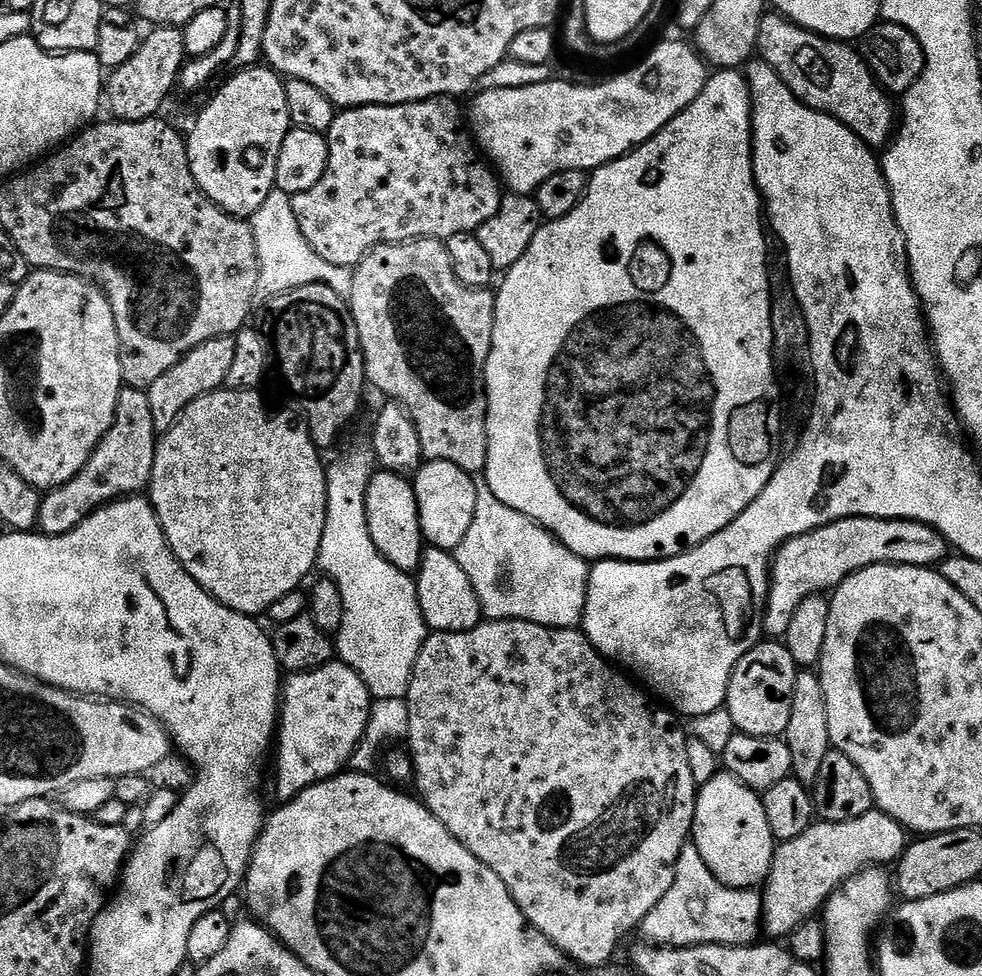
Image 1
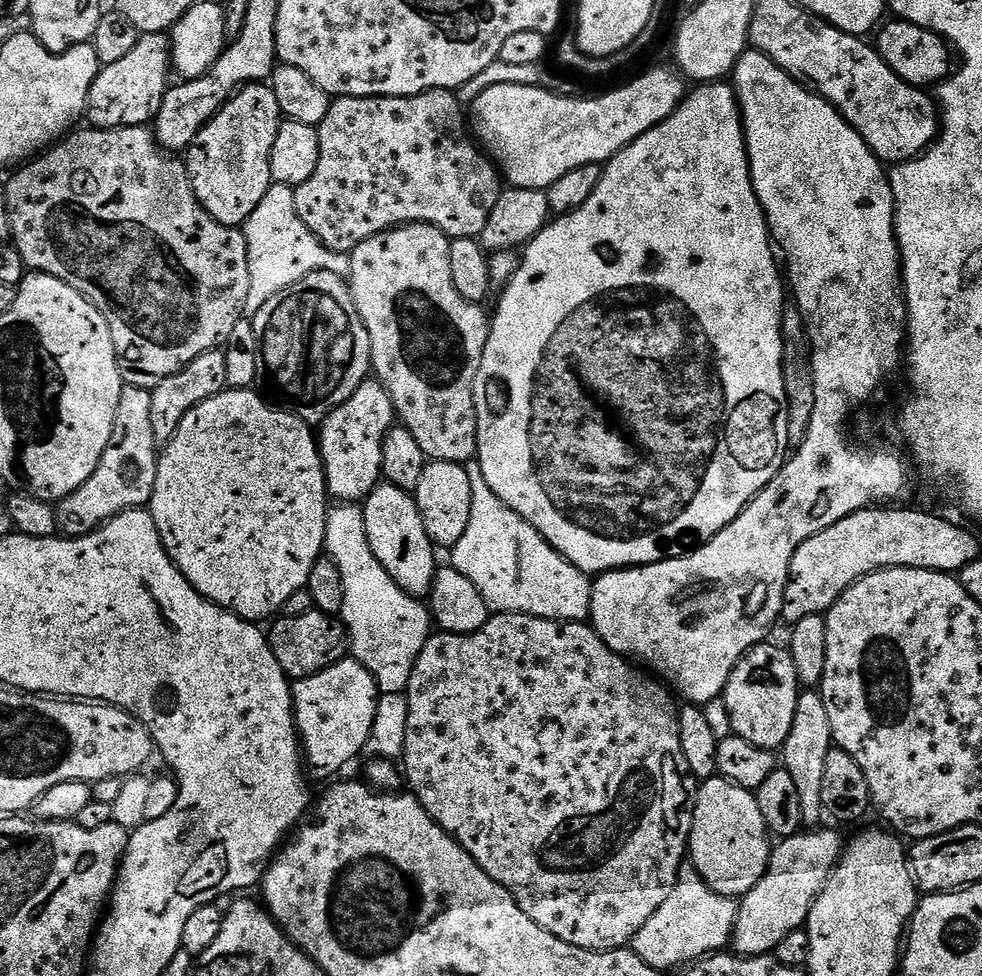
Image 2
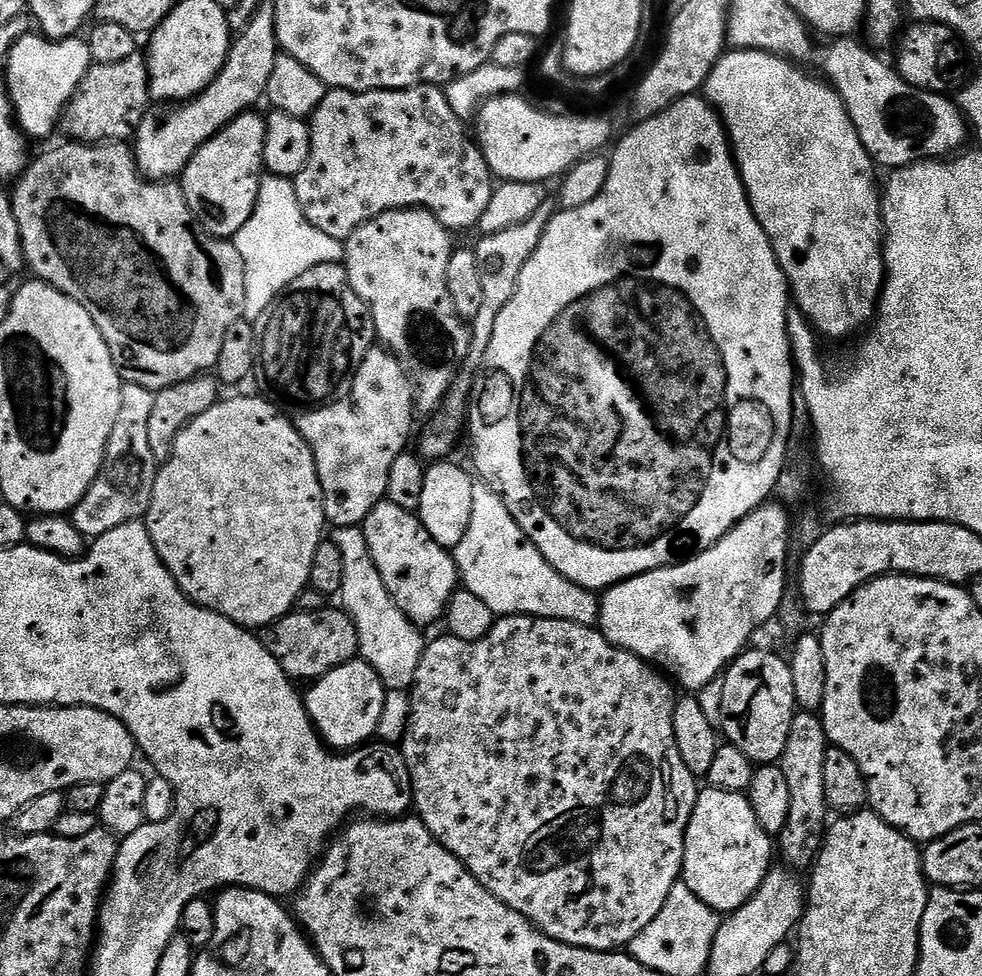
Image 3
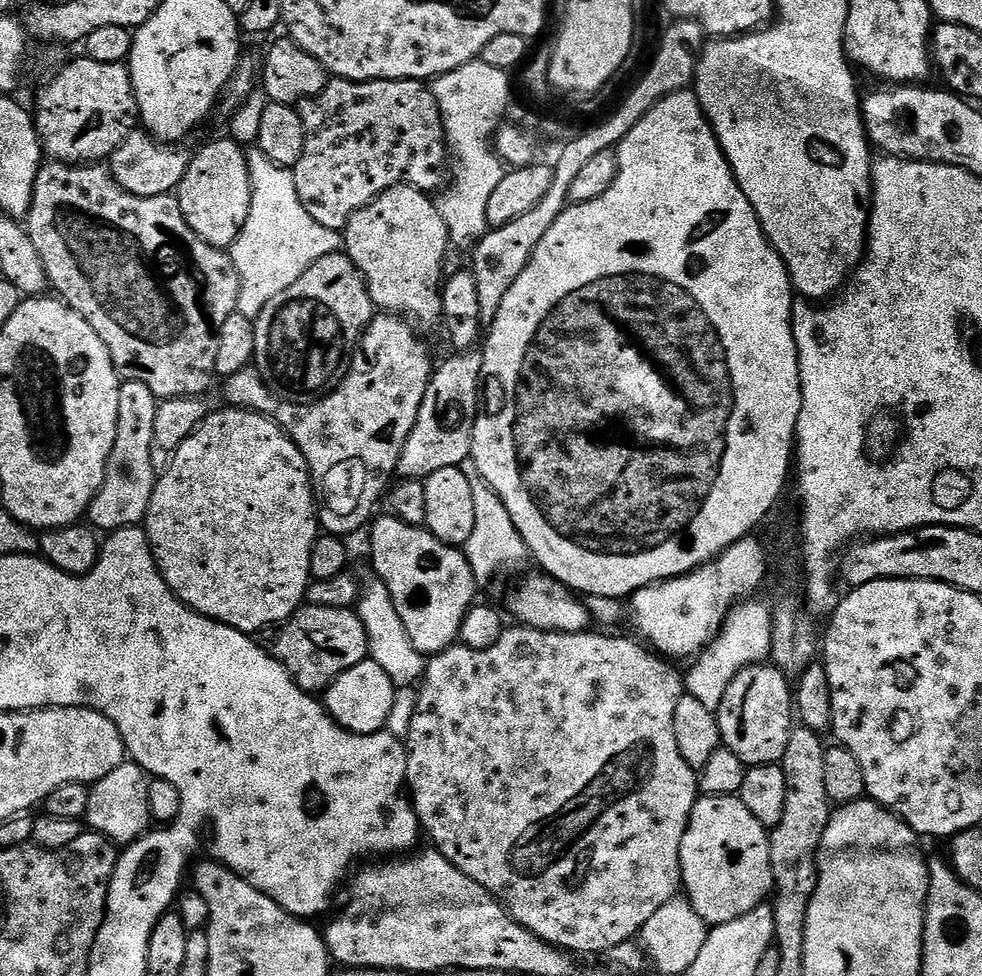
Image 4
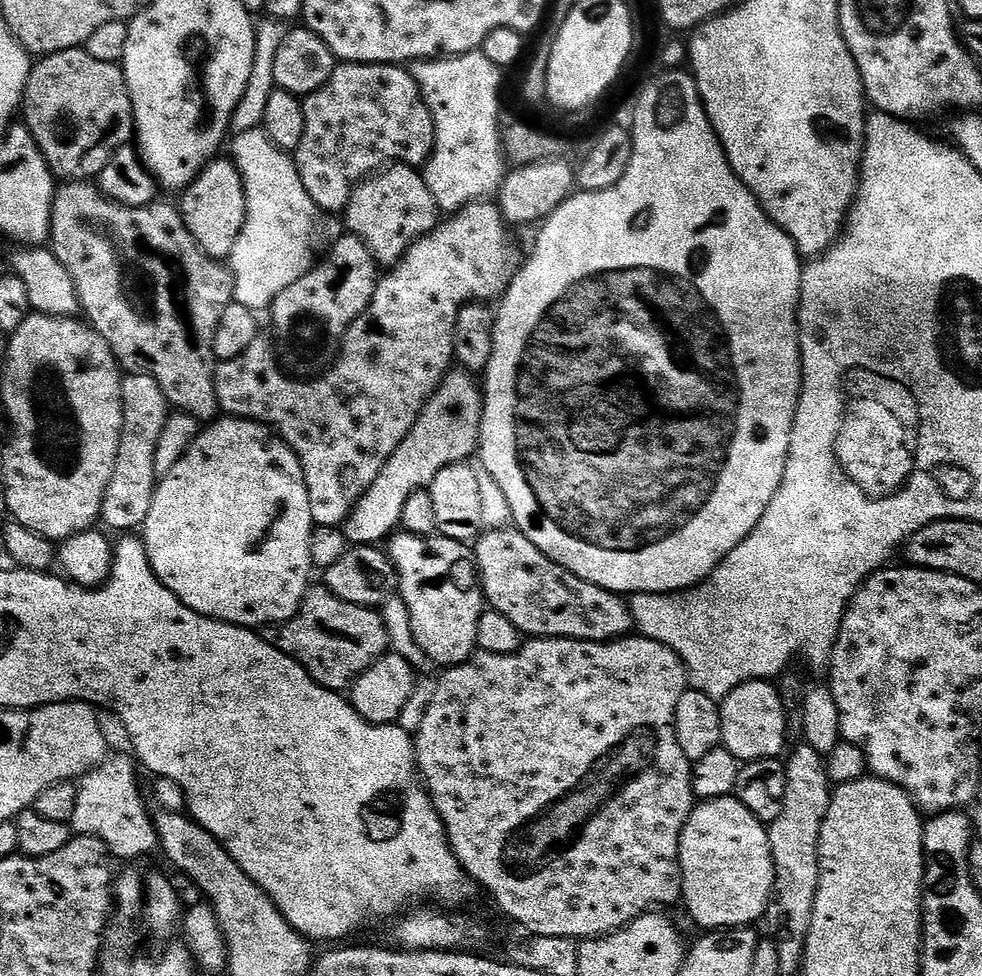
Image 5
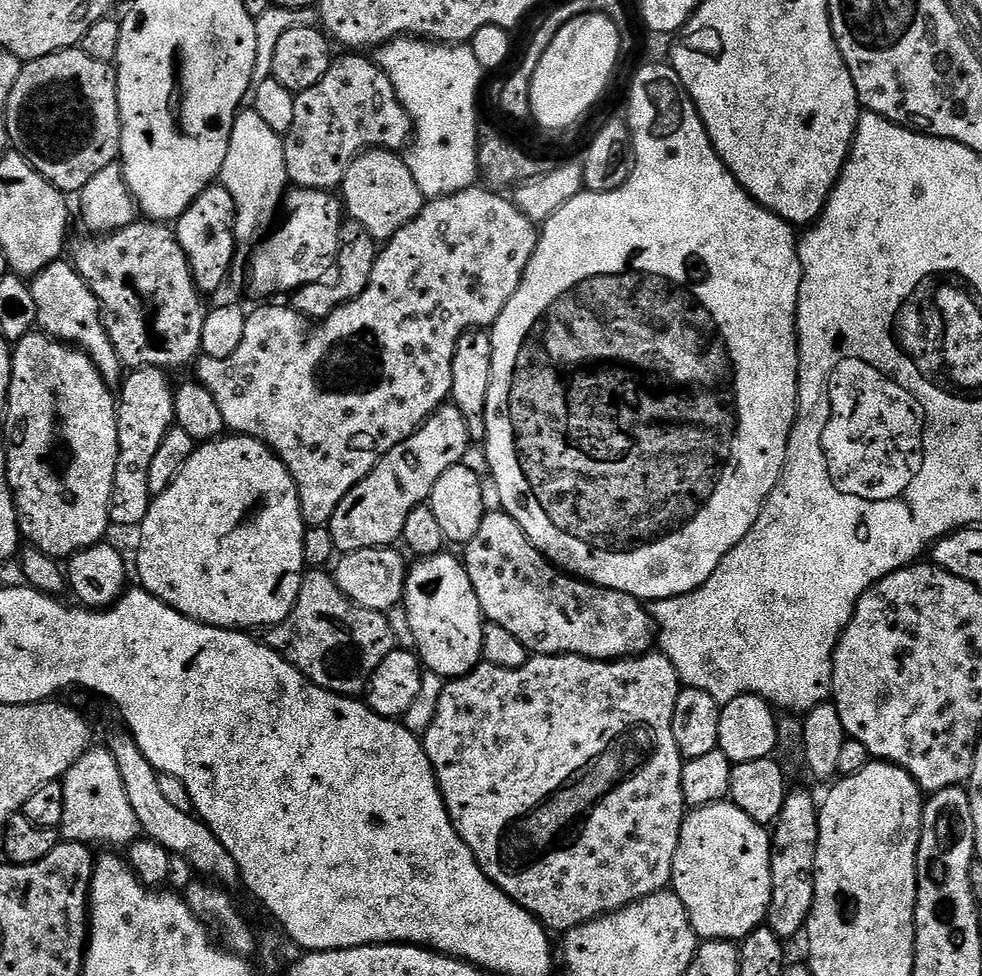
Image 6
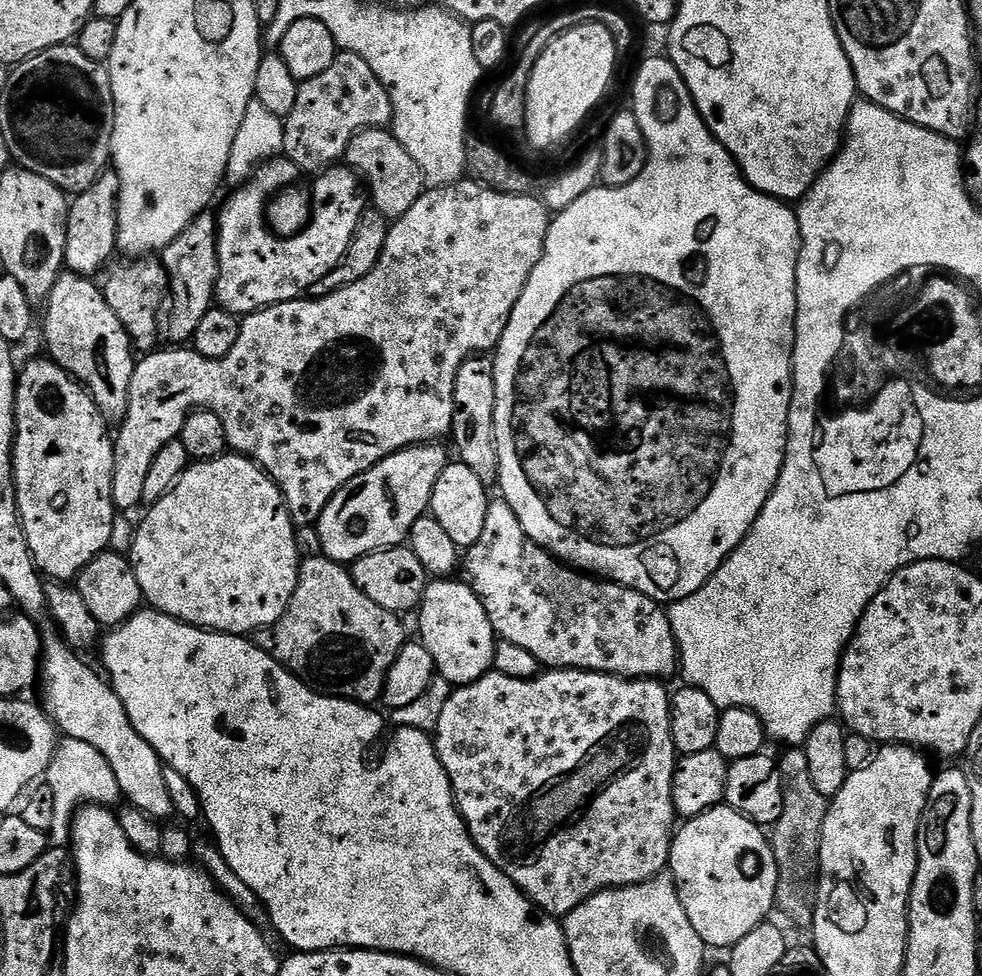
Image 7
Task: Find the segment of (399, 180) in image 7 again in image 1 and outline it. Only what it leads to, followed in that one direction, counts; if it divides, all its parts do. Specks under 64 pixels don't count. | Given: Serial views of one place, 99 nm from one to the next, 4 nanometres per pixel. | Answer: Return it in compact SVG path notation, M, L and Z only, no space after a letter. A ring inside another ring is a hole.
M408 240L405 244L383 244L370 250L360 259L359 264L351 269L352 294L350 311L352 321L356 324L360 348L364 352L364 374L369 385L372 384L388 396L389 401L395 402L408 412L418 430L418 438L422 438L422 454L425 460L445 460L454 462L462 470L473 474L483 473L488 465L488 402L484 394L484 367L492 349L492 331L494 330L494 314L496 313L496 297L491 291L477 290L462 286L452 269L450 254L447 247L439 240Z

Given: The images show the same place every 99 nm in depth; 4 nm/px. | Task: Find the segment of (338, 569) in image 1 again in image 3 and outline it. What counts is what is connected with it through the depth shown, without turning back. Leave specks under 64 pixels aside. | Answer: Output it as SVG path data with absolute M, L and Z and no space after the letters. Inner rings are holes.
M363 527L335 529L334 539L338 550L342 550L342 590L338 596L339 599L344 599L343 611L348 613L348 617L352 619L358 630L359 655L367 664L372 665L378 678L382 678L385 689L411 689L418 670L418 662L426 647L426 640L420 637L421 629L408 620L406 614L402 614L402 610L394 602L394 598L390 598L386 590L386 582L382 582L382 574L378 574L378 566L374 566L370 546L366 546Z

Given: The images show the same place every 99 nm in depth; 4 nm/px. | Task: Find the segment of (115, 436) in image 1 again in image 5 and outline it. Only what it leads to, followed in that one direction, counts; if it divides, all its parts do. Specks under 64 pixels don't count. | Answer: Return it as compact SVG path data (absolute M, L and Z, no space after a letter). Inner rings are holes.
M147 374L125 375L120 381L120 397L124 415L122 438L118 442L118 458L110 474L110 486L106 486L106 494L102 498L100 520L105 524L105 529L113 528L120 532L116 534L132 534L143 529L146 514L150 514L150 502L158 483L154 450L158 446L158 437L162 435L162 426L170 414L170 405L158 382Z

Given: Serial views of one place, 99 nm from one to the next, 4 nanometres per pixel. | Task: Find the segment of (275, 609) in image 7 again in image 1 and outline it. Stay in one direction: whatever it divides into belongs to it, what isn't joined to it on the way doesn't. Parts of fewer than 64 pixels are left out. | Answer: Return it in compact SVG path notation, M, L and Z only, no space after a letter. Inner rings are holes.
M221 390L190 402L190 406L182 410L182 414L171 424L168 431L159 437L150 485L152 508L156 511L158 522L166 534L166 542L178 558L178 562L191 574L194 582L198 582L198 586L205 588L218 602L222 602L230 610L241 612L243 616L253 618L259 617L259 612L260 615L267 613L268 608L274 606L278 598L282 598L282 594L297 591L301 587L300 583L304 579L307 581L313 575L312 568L314 572L320 559L322 534L326 526L326 486L328 485L326 464L325 461L320 461L321 449L316 447L307 427L295 415L287 411L284 411L285 413L271 412L264 405L264 400L260 395L259 391Z

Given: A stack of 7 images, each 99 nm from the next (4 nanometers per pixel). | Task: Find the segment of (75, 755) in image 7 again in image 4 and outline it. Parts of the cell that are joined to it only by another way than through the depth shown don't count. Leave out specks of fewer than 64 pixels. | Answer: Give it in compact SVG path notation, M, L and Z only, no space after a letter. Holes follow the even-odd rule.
M125 760L104 778L95 782L89 789L90 806L86 817L86 824L93 832L99 832L101 836L120 846L134 843L145 832L149 831L153 823L150 814L150 798L148 788L148 776L144 769Z

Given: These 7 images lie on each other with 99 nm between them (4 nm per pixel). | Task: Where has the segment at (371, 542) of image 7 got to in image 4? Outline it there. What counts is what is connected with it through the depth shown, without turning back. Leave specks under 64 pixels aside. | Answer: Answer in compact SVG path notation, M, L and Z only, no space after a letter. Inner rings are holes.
M460 350L452 355L456 356L435 365L426 398L422 398L422 406L418 410L418 422L414 422L414 430L410 430L410 438L402 450L398 472L403 479L425 481L430 474L438 474L438 470L461 467L471 457L474 426L482 407L484 354L480 350Z

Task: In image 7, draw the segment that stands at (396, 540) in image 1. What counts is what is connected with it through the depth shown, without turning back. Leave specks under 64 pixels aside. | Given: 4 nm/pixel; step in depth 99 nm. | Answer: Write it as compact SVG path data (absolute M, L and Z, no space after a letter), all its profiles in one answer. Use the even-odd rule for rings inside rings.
M456 578L433 579L424 591L418 609L419 643L430 650L430 658L434 658L439 679L448 680L454 686L472 684L493 671L492 663L498 643L496 631L492 629L490 618L476 597L476 591L471 583L463 583L459 584Z

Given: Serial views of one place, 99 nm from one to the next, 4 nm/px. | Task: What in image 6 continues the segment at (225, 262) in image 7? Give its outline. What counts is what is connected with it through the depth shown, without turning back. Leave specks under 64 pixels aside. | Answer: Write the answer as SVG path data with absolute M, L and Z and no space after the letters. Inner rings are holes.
M289 187L282 205L283 211L288 211L284 225L272 237L265 239L252 256L252 269L248 276L258 295L295 294L306 286L321 283L327 277L324 275L337 267L342 233L346 228L346 207L343 199L332 198L329 193L313 188Z

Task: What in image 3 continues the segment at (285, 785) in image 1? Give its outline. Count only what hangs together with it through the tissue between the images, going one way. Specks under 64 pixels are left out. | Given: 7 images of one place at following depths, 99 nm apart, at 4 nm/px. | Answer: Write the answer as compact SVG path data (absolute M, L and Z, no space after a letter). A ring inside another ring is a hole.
M357 658L330 670L325 676L311 685L309 692L303 693L304 705L313 726L320 734L320 739L333 750L351 750L361 747L373 739L379 730L379 719L382 717L386 689L382 678L378 678L371 664L363 658Z

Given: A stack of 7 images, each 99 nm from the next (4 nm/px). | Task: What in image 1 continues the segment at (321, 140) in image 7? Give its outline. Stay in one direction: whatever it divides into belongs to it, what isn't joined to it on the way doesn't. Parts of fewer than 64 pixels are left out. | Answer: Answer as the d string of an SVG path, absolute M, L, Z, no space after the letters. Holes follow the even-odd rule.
M435 96L433 100L419 100L413 104L371 104L361 108L345 108L337 111L334 122L330 122L326 133L328 165L320 181L310 190L292 197L294 218L298 220L298 226L306 238L306 242L310 242L310 246L314 250L314 254L318 254L318 258L326 258L326 262L330 262L334 266L342 266L351 270L359 264L365 254L383 244L405 244L408 240L447 242L454 234L475 233L490 218L494 218L494 214L500 209L502 184L497 173L478 155L478 149L466 127L462 108L456 104L459 103L451 96Z

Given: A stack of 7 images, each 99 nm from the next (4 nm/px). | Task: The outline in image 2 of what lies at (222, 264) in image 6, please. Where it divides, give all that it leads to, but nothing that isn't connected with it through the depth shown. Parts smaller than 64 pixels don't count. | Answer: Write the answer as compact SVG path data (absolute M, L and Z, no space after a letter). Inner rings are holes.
M267 83L247 84L235 92L206 122L206 126L186 149L188 177L198 202L218 222L235 228L254 214L258 202L274 181L270 174L270 154L282 123L278 98Z

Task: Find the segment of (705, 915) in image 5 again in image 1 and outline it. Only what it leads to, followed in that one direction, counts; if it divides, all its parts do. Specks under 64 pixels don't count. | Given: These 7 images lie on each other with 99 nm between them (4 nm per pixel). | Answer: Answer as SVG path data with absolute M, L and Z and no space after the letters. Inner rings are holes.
M723 770L717 771L716 776L710 778L710 782L699 785L690 840L696 845L698 854L702 854L702 862L706 862L714 878L718 878L718 882L731 888L759 889L768 879L772 856L778 847L777 841L772 839L770 822L766 822L766 810L761 793L746 787L741 780Z

